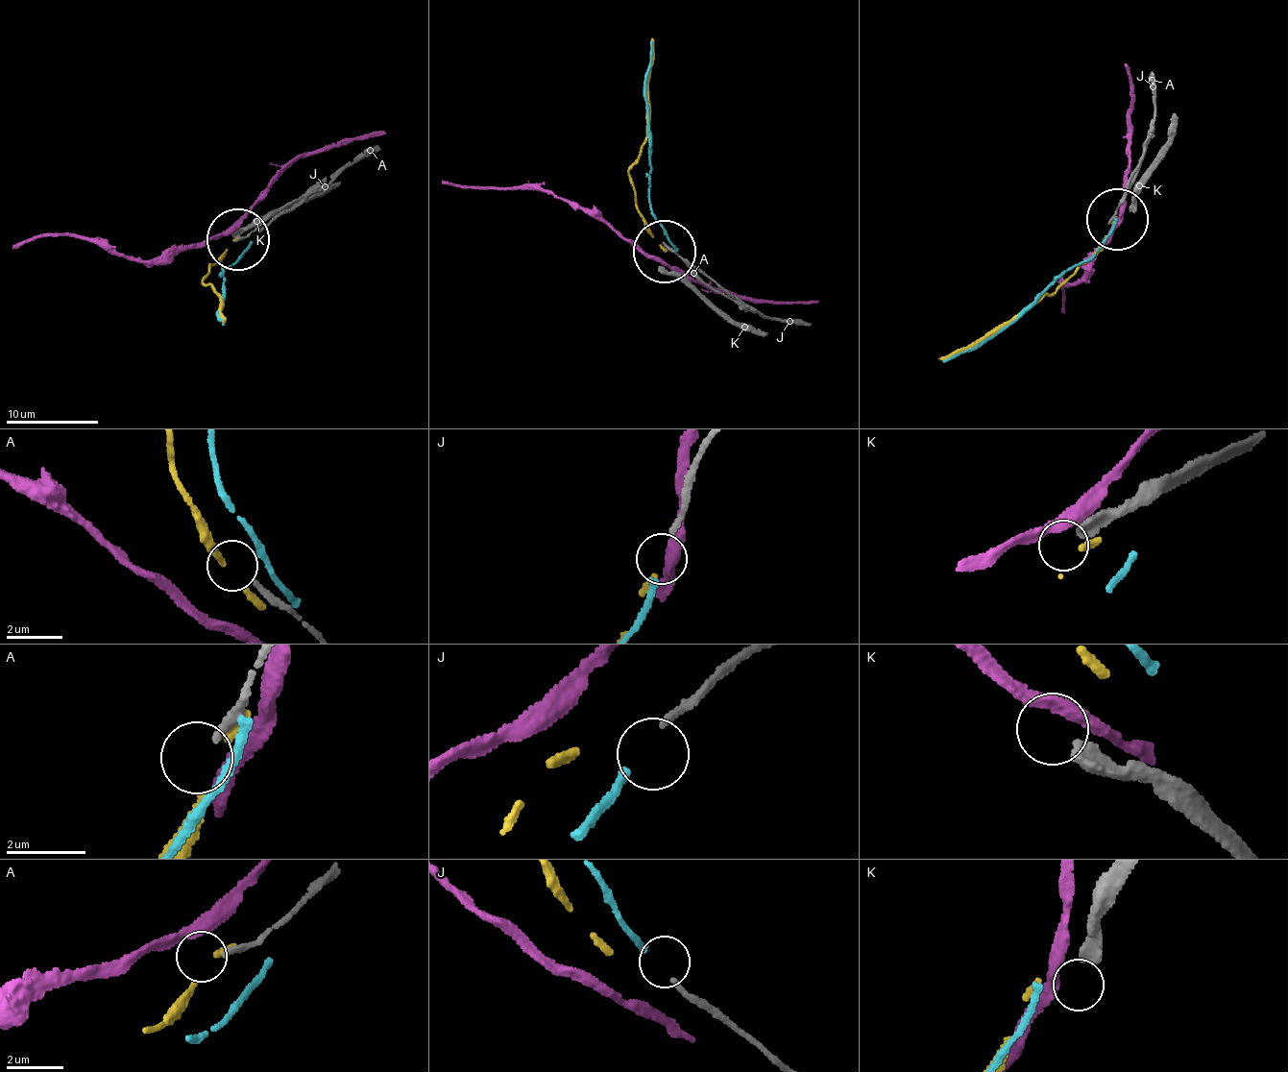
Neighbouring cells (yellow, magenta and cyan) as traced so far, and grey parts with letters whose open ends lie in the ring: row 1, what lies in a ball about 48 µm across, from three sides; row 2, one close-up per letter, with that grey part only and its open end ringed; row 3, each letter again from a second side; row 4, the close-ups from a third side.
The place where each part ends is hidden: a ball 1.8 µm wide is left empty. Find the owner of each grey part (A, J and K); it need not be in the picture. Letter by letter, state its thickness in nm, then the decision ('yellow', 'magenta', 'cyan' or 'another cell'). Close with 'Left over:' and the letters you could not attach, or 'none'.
A: 200 nm | another cell
J: 180 nm | cyan
K: 400 nm | another cell
Left over: A, K

